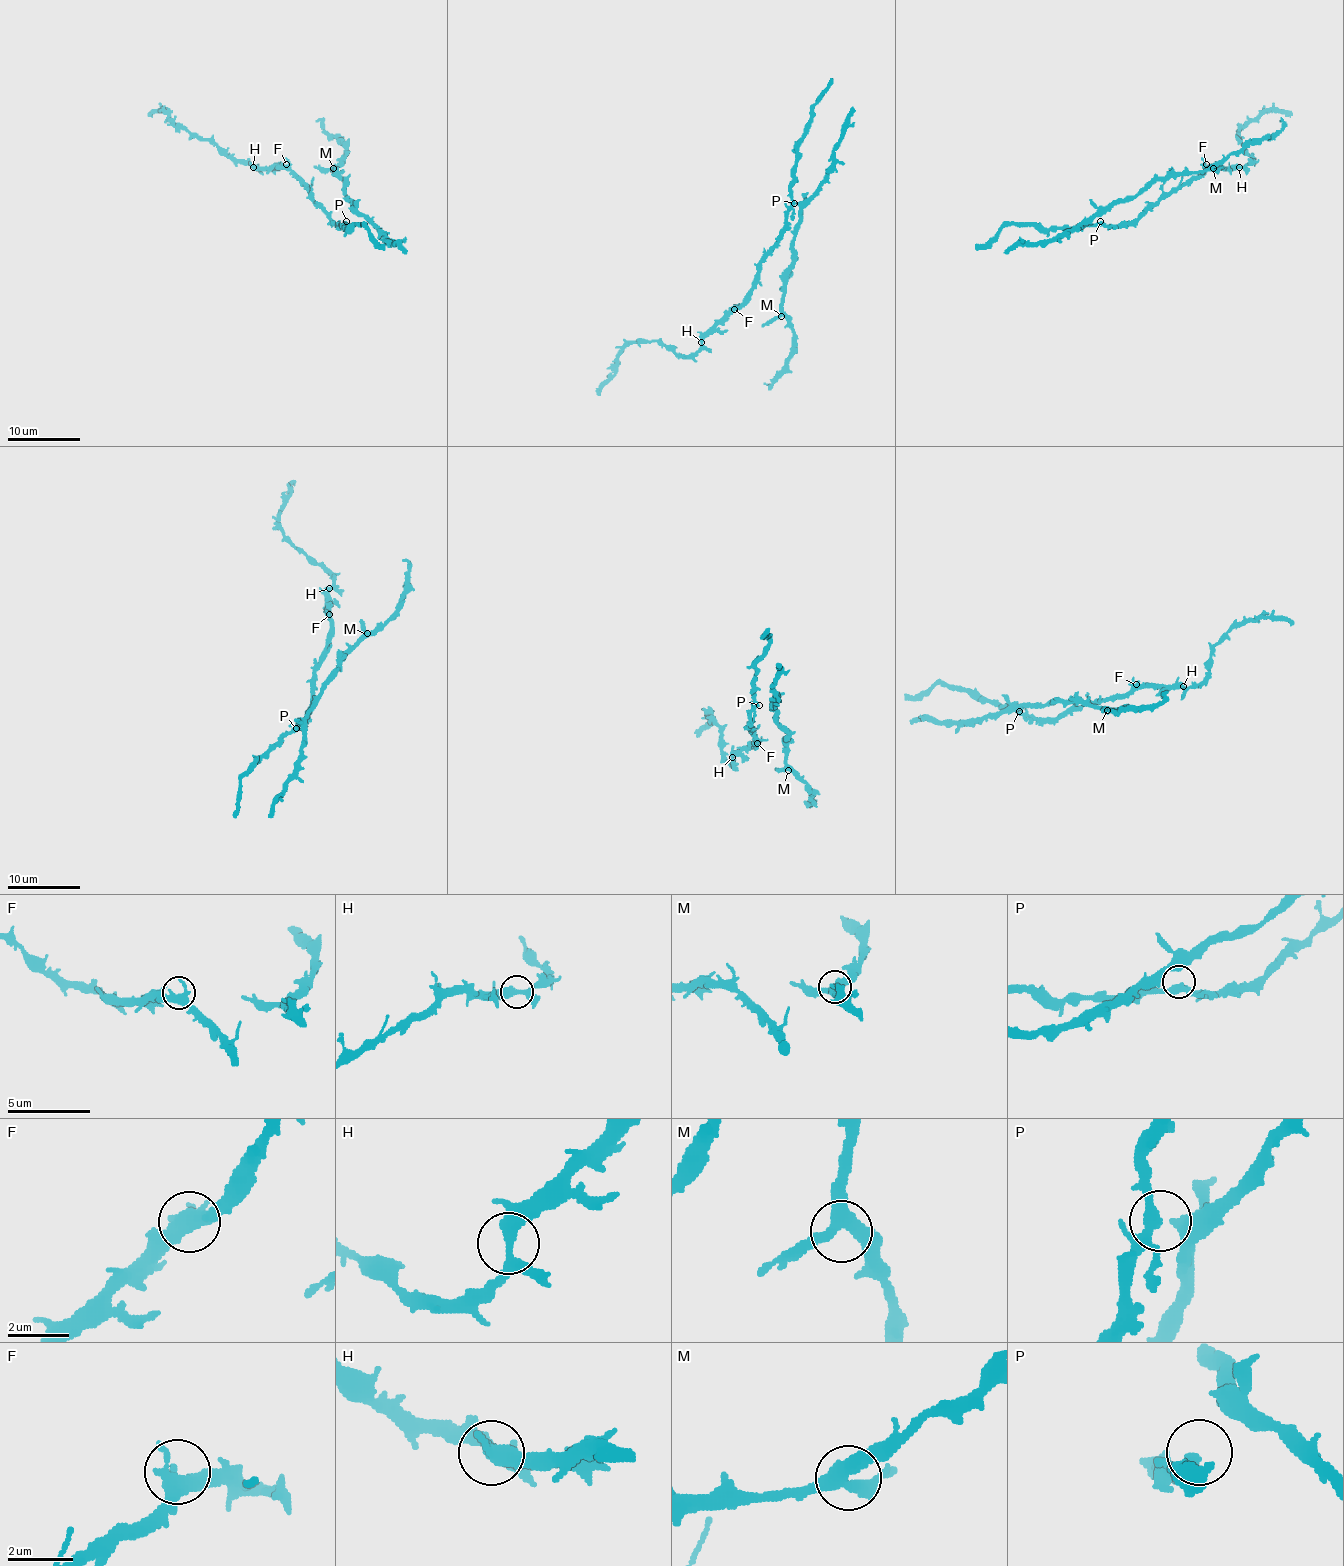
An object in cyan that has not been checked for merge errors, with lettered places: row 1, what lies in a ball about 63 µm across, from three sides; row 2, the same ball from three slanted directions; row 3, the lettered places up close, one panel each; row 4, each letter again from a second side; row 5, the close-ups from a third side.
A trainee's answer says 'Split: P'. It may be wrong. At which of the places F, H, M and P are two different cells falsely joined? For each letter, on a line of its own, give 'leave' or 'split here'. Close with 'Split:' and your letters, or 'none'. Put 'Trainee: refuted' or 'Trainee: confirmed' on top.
Trainee: refuted
F: leave
H: leave
M: leave
P: leave
Split: none

